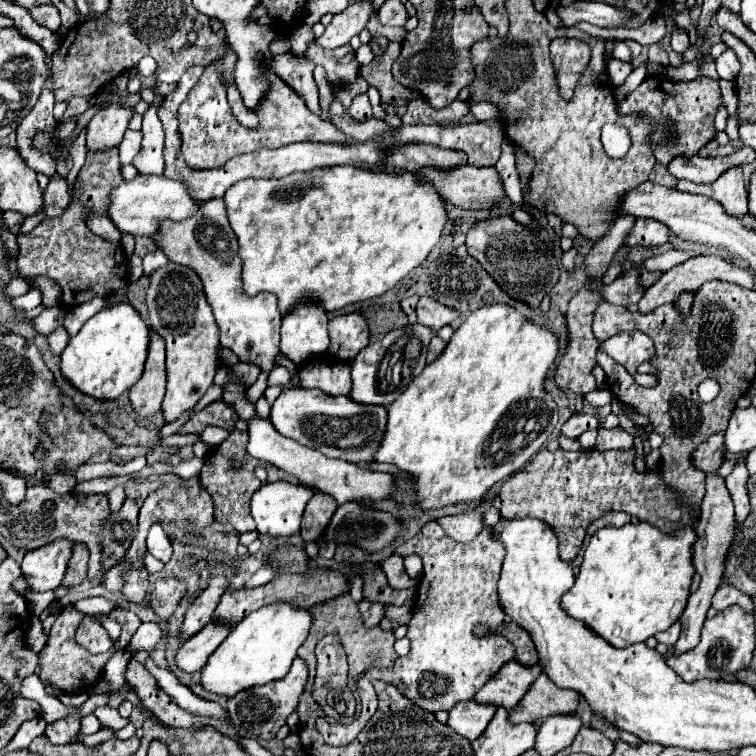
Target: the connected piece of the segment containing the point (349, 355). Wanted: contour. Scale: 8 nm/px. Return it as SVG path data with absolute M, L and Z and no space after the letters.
M361 314L337 316L329 322L329 338L331 346L327 354L341 362L351 362L367 344L369 344L369 328Z

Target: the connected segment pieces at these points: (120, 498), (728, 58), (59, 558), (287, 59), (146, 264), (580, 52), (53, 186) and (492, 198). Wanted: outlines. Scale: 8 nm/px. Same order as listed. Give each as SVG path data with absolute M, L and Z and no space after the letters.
M123 486L115 487L107 496L111 512L118 512L126 498Z
M725 50L717 60L717 74L723 80L735 80L737 72L739 72L739 64L737 64L737 56L733 56L733 50Z
M61 540L61 544L47 544L45 548L37 548L25 554L21 562L21 572L33 592L55 590L61 584L71 546L73 544L65 544L65 540Z
M293 52L279 54L273 58L273 72L281 76L281 80L303 98L305 106L311 112L321 114L317 84L313 80L313 68L315 64L311 60L307 60L305 56L297 56Z
M161 250L149 252L149 254L143 258L143 270L145 270L145 276L151 276L151 274L161 266L159 260L165 260L165 256L163 256Z
M555 38L551 42L551 62L557 76L557 88L563 100L571 100L575 86L591 58L587 42L577 38Z
M61 176L51 178L47 190L45 190L45 214L47 218L63 216L63 210L67 210L71 204L71 196L67 194L67 184Z
M461 164L455 168L435 168L435 166L421 166L417 168L417 178L429 182L441 200L451 202L461 208L471 208L471 210L493 210L497 208L497 202L505 196L505 188L501 184L501 178L493 166L489 168L477 168L471 164Z

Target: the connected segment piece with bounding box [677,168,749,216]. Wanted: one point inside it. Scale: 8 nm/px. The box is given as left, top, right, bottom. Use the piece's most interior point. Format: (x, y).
(729, 190)

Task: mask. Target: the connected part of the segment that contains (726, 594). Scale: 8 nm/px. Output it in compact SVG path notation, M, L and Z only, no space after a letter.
M721 584L721 586L717 588L717 592L715 592L715 596L713 596L711 606L713 606L715 610L723 610L723 608L727 608L727 606L731 606L731 604L741 604L747 612L753 614L753 600L751 600L749 596L737 592L737 590L735 590L733 586L729 586L729 584Z

